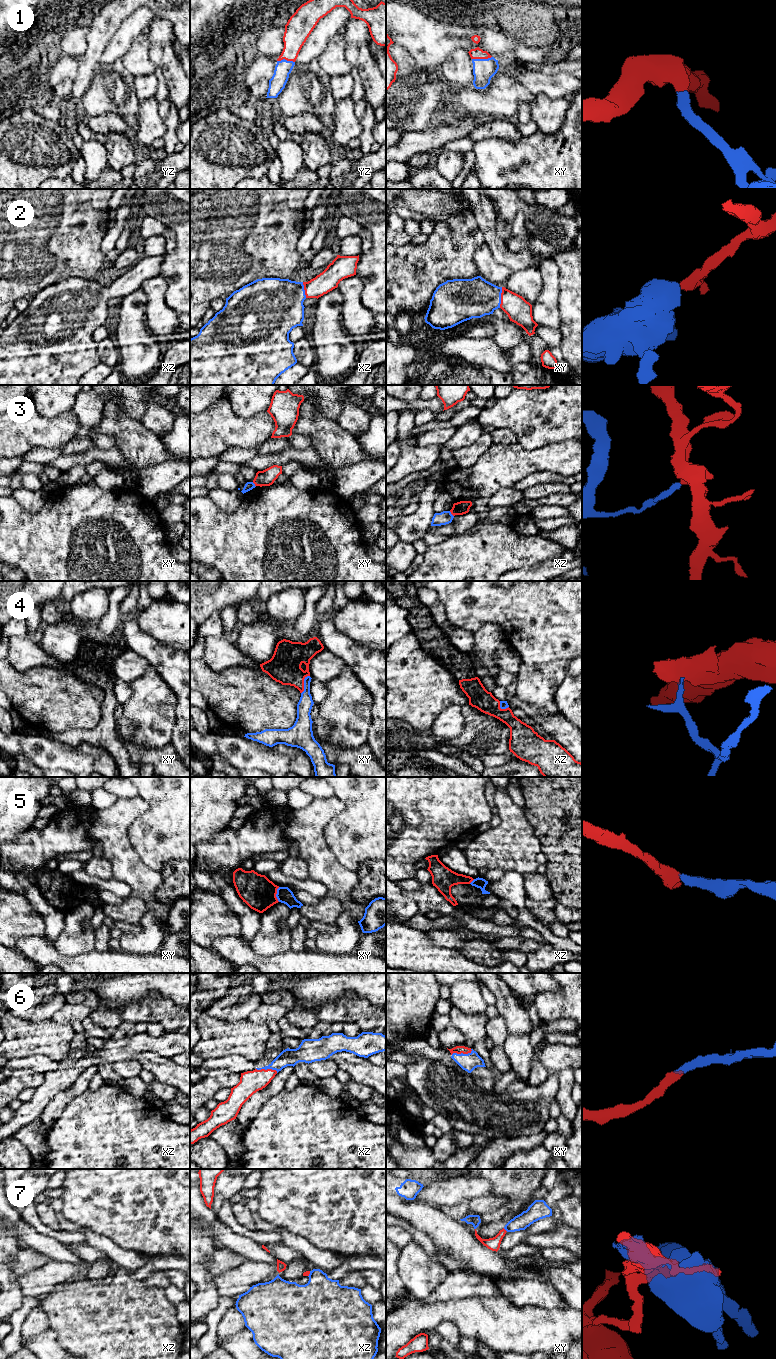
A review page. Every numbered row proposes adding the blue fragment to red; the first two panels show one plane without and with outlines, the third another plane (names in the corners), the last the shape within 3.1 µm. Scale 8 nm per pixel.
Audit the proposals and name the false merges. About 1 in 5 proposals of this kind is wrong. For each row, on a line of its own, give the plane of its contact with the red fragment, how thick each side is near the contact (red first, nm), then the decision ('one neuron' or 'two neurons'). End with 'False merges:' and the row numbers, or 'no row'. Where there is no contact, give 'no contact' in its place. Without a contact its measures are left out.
1: xy | 90/180 nm | one neuron
2: xy | 200/320 nm | one neuron
3: xz | 110/110 nm | two neurons
4: xy | 260/120 nm | one neuron
5: xy | 280/130 nm | one neuron
6: xy | 60/140 nm | one neuron
7: xy | 100/130 nm | two neurons
False merges: 3, 7

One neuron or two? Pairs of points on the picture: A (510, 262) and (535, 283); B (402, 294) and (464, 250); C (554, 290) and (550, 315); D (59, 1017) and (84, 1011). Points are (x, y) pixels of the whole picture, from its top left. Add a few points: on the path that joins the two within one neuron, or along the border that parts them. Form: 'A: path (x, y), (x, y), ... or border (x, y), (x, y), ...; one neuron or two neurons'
A: border (537, 267), (530, 266), (512, 272); two neurons
B: path (417, 286), (421, 285), (449, 258); one neuron
C: path (550, 296), (550, 309); one neuron
D: path (65, 1015), (78, 1012); one neuron

